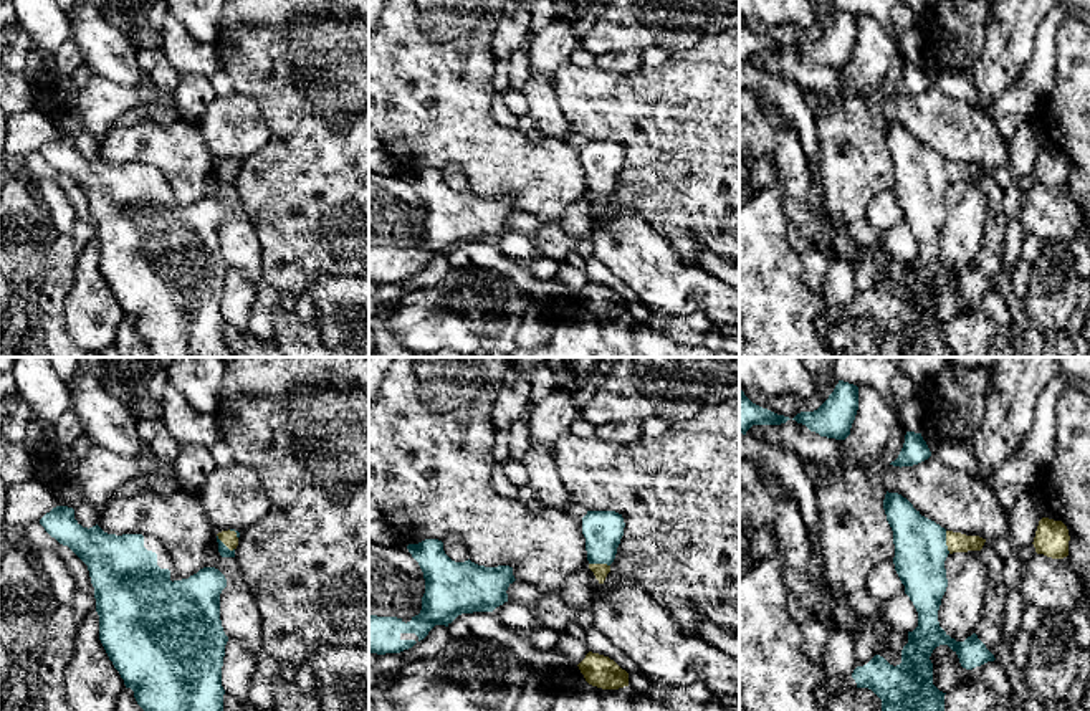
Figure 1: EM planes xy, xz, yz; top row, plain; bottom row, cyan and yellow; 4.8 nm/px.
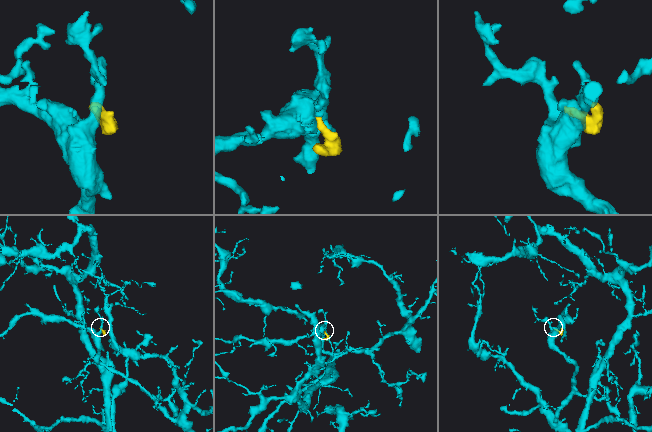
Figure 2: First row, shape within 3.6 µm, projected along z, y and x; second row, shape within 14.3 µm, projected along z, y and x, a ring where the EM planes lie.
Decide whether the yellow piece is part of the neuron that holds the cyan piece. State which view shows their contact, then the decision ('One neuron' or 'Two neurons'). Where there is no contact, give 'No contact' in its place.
Touches cyan in yz. One neuron

